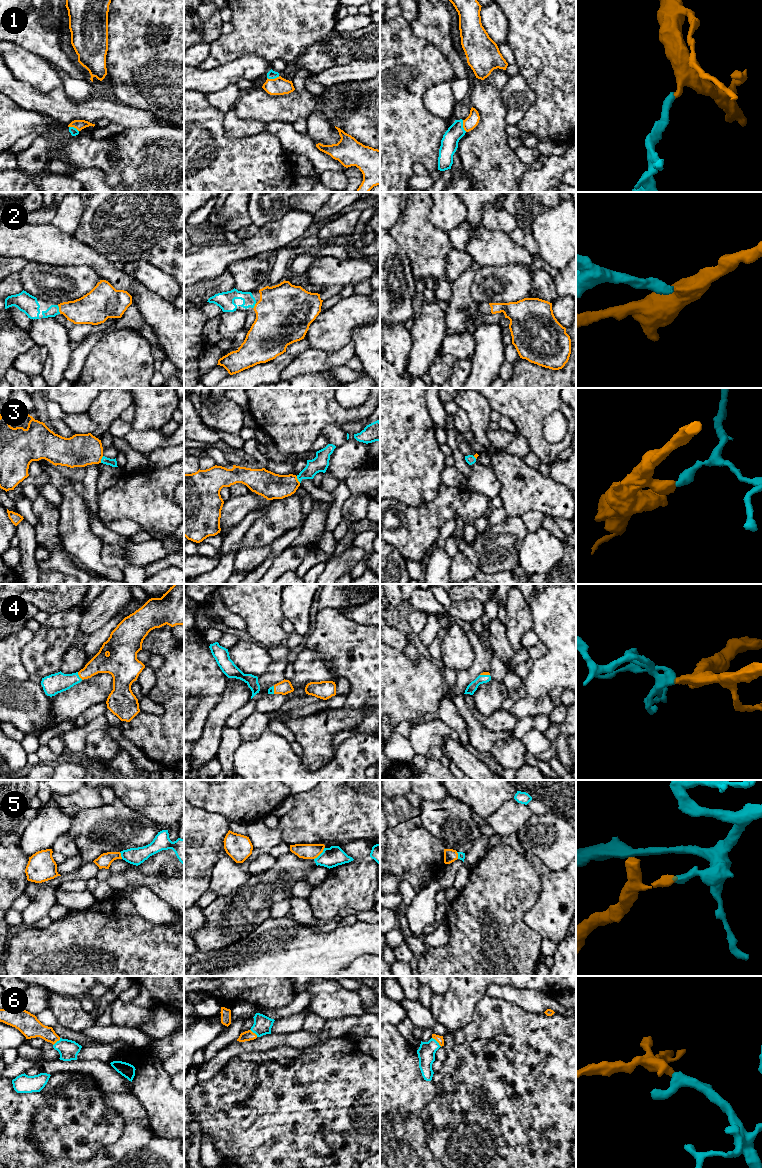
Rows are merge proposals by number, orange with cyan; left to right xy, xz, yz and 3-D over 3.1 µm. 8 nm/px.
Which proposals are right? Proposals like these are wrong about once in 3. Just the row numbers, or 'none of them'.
1, 2, 4, 6

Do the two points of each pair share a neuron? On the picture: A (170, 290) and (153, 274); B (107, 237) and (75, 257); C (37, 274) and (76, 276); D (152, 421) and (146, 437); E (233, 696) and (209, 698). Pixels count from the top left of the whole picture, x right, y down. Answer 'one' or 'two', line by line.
A: one
B: two
C: one
D: two
E: two

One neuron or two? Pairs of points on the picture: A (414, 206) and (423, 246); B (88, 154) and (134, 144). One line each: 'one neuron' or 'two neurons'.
A: one neuron
B: one neuron

